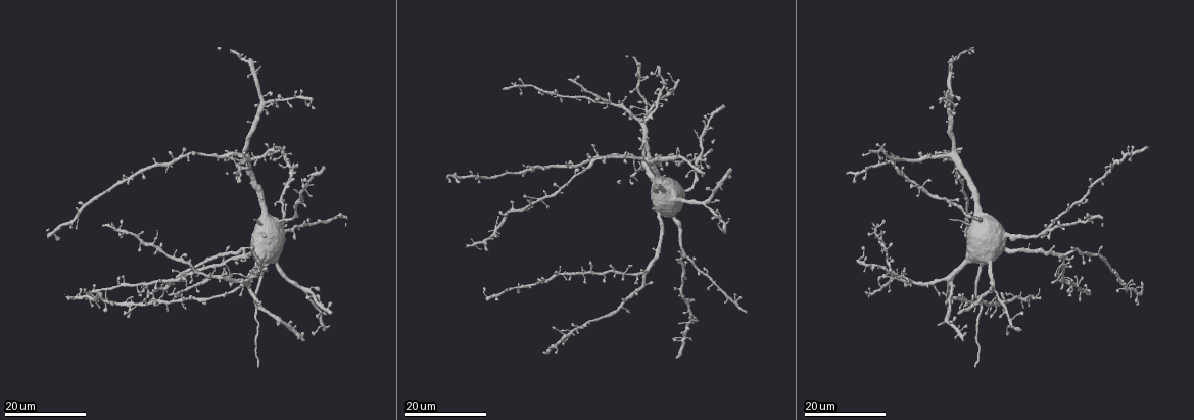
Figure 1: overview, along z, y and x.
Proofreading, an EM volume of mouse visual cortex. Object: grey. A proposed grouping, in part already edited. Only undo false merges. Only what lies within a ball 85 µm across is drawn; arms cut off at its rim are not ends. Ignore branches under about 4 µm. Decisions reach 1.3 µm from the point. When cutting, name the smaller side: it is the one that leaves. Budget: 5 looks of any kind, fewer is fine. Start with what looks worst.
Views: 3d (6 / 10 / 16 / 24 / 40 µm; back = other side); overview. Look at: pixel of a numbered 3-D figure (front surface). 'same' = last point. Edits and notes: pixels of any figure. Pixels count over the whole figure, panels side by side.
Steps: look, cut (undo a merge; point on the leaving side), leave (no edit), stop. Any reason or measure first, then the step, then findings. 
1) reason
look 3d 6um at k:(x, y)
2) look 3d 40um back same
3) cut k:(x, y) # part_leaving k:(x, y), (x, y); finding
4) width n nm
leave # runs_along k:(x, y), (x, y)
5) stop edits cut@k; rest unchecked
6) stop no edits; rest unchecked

four-way junction
look 3d 24um at 1:(623, 274)

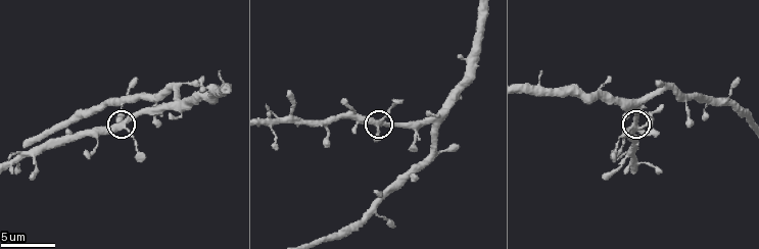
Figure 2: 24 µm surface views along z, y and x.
look 3d 6um at 2:(379, 121)

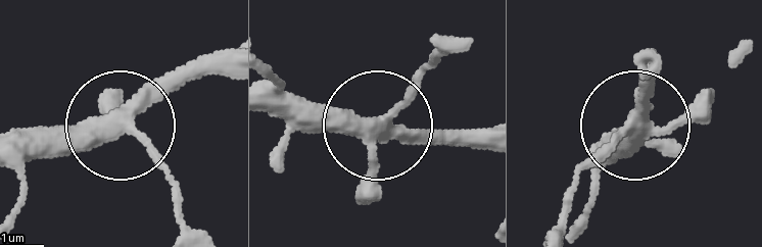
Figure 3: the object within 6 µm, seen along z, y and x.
look 3d 6um back at 3:(377, 122)

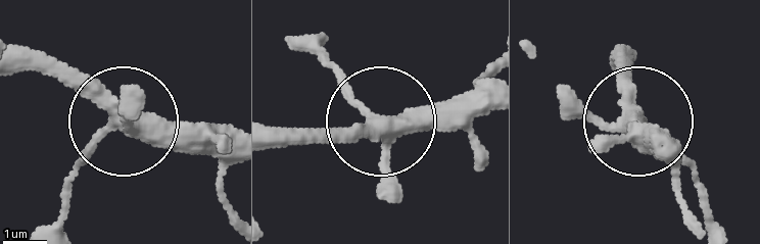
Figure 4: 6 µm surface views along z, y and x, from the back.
arms 4
leave # runs_along 4:(276, 128), (379, 120), (324, 54); one neuron here

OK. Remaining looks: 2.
look 3d 16um at 1:(704, 203)

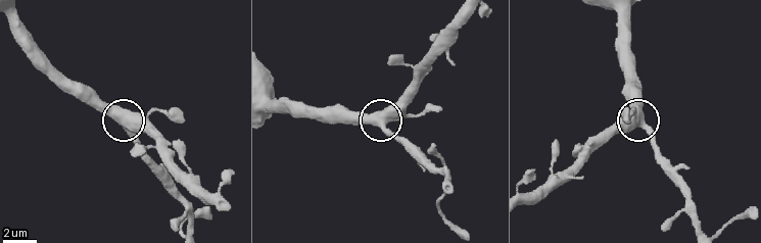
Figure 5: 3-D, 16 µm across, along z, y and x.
look 3d 10um at 5:(643, 126)

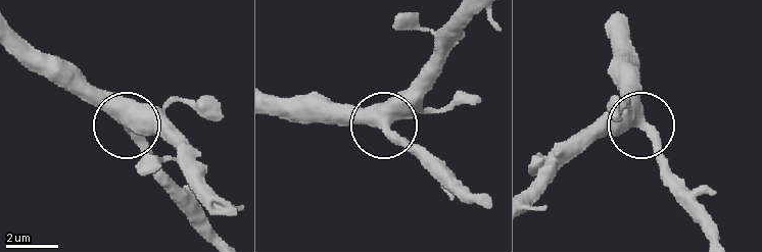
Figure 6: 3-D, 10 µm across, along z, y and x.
width 520 nm
leave # runs_along 6:(613, 22), (619, 88), (634, 126), (588, 128); continuous, no second neuron

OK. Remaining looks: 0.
stop no edits; rest unchecked

